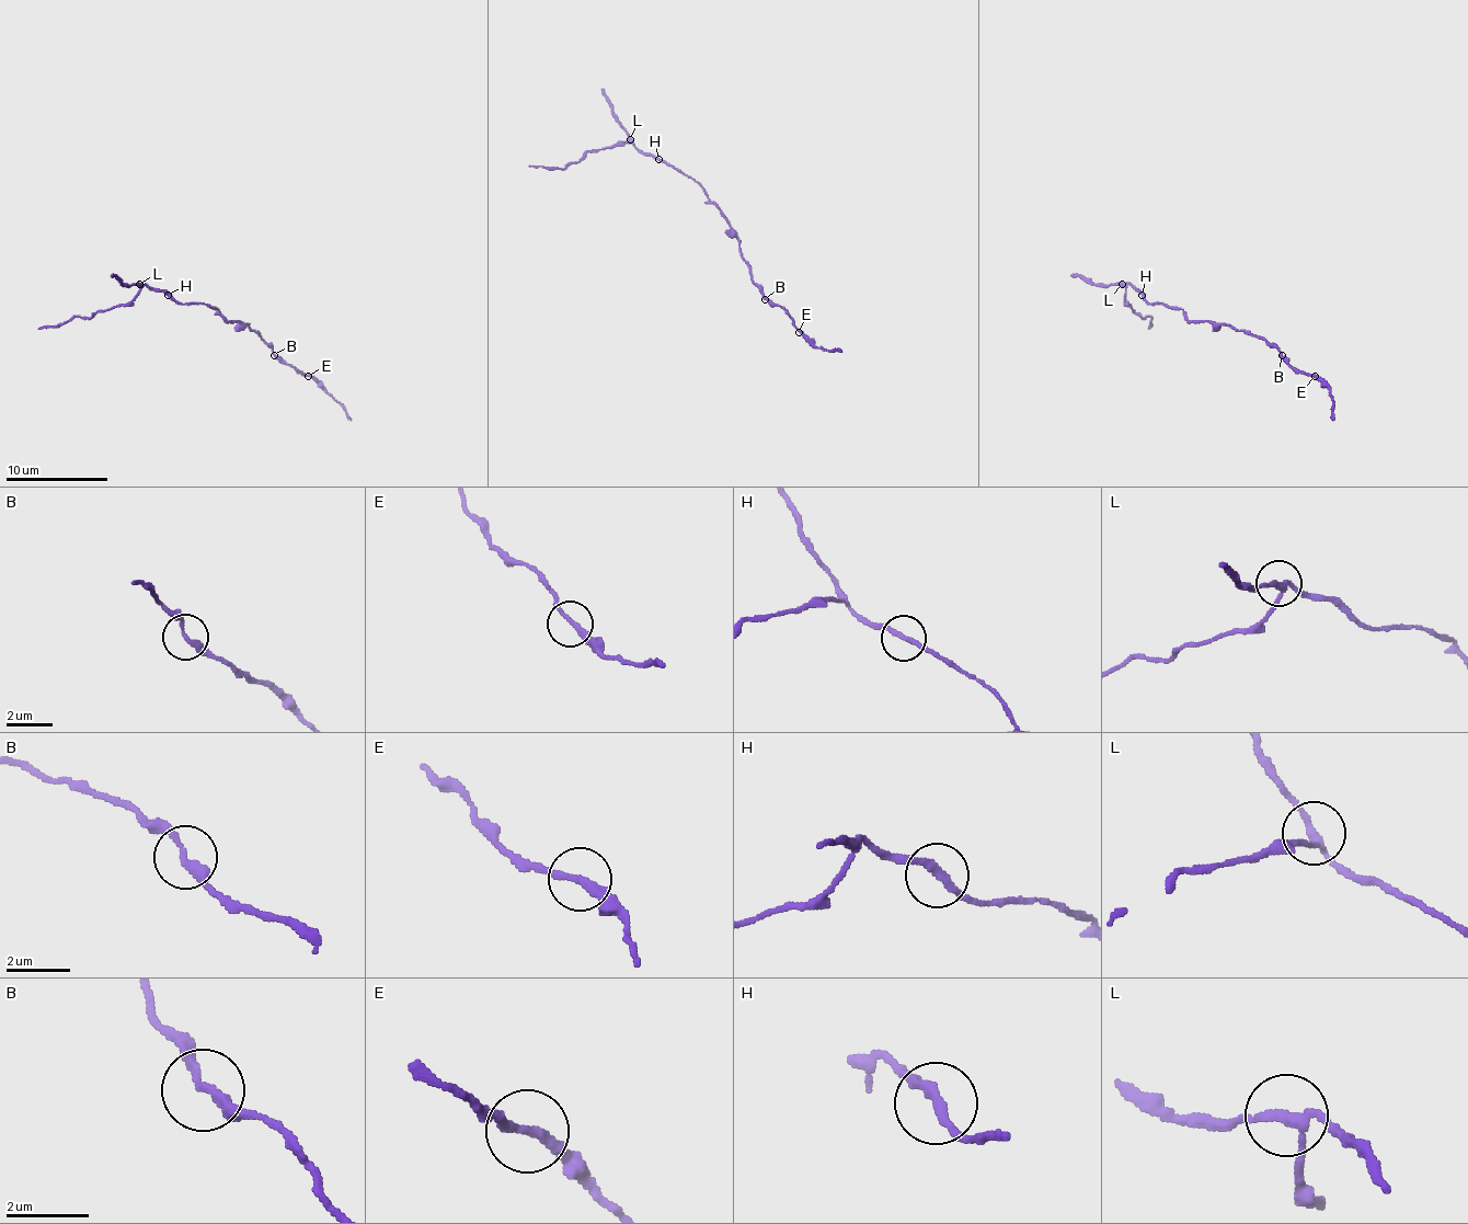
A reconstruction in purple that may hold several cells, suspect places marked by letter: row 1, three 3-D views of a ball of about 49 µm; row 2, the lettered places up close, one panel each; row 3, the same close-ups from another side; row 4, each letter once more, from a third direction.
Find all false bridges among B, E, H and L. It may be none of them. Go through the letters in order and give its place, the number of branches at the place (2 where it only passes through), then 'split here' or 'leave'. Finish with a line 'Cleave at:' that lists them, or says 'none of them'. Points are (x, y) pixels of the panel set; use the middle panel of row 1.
B: place (765, 299); branches 2; leave
E: place (799, 332); branches 2; leave
H: place (658, 159); branches 2; leave
L: place (630, 139); branches 3; split here
Cleave at: L

